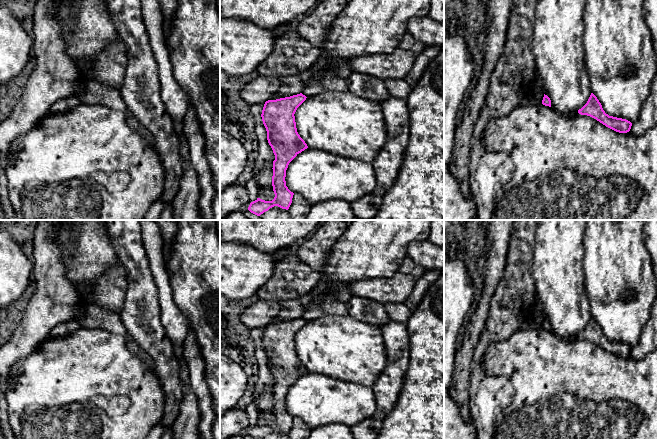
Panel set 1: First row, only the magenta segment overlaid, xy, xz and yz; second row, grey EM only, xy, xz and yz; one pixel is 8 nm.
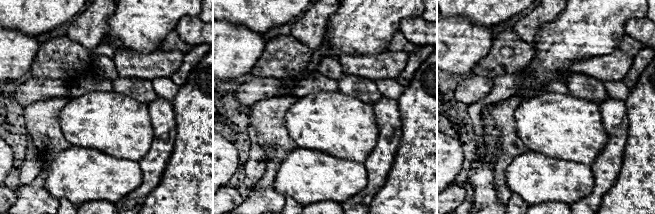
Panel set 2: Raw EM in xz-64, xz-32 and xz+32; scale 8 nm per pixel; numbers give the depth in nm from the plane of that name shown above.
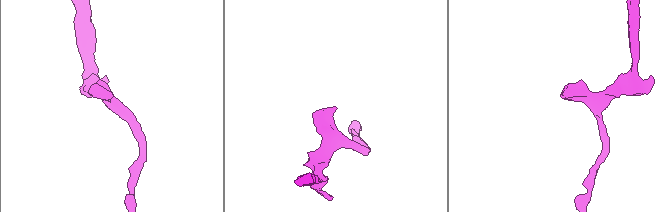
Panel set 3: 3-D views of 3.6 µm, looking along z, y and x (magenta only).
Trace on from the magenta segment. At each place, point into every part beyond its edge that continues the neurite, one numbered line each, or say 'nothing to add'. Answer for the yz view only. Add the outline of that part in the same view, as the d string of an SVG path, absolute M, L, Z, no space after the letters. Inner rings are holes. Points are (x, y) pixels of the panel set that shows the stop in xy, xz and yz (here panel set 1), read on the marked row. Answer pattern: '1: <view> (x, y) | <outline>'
nothing to add

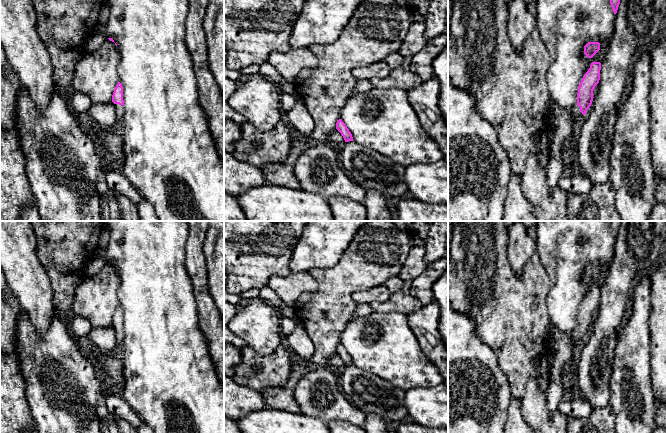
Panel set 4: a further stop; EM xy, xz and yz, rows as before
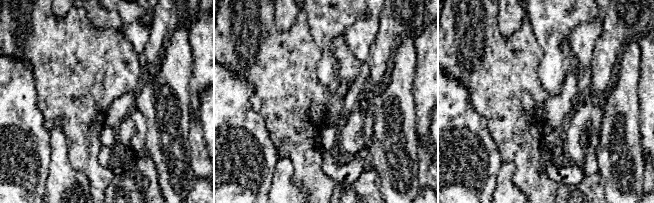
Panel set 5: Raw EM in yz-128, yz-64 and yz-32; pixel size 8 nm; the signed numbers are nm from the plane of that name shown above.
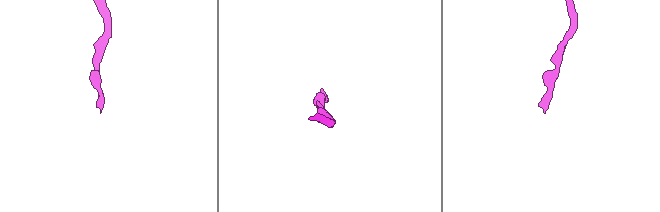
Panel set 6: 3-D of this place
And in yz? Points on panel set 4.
1: yz (561, 119) | M578 105L568 110L554 106L552 111L552 138L550 143L550 158L547 166L546 181L548 187L552 190L558 185L560 177L564 174L565 156L564 145L571 134L572 120L574 118L583 118Z

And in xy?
1: xy (119, 109) | M115 104L115 110L116 110L116 117L117 117L118 124L120 124L124 116L124 106Z

